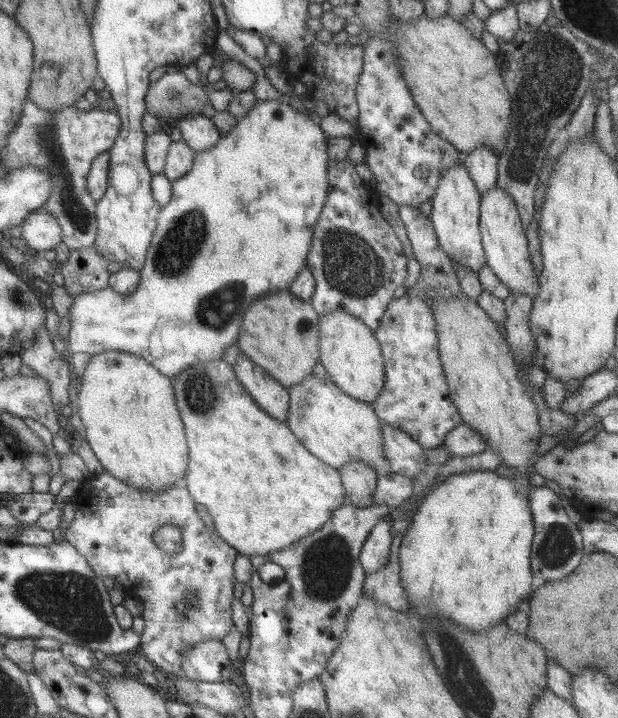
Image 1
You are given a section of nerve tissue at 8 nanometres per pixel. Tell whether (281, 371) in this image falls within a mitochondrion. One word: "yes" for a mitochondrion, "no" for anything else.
no

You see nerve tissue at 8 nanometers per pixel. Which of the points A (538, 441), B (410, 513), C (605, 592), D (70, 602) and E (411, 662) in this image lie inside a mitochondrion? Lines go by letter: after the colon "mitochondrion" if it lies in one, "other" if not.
A: other
B: other
C: other
D: mitochondrion
E: other

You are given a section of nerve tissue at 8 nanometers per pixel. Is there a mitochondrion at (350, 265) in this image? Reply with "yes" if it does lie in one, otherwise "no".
yes

